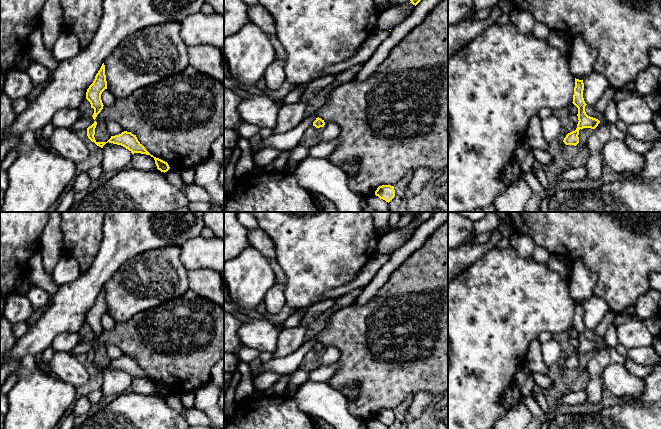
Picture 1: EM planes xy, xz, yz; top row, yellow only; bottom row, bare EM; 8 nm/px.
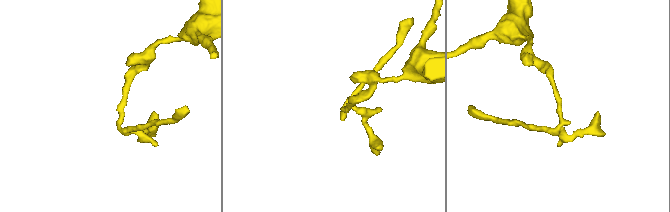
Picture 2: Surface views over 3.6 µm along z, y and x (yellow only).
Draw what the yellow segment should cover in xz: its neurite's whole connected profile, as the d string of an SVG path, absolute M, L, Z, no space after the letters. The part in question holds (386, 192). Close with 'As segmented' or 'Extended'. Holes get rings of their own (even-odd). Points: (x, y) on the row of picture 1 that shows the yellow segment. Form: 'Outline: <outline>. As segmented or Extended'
Outline: M391 185L379 186L375 191L375 195L389 203L395 197L394 186Z. As segmented

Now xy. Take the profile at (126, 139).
Outline: M94 121L94 123L93 123L91 126L89 126L89 127L87 128L87 136L88 136L88 138L89 138L92 142L94 142L97 146L103 148L103 146L104 146L106 143L108 143L108 142L109 142L109 143L113 143L113 144L117 144L117 145L121 145L121 146L125 147L126 149L128 149L132 154L134 154L134 153L141 153L141 154L146 154L146 155L150 155L151 157L153 157L154 160L155 160L155 164L156 164L156 166L157 166L157 169L160 170L161 172L164 172L164 173L165 173L165 172L167 172L167 171L170 169L170 167L169 167L169 165L168 165L167 162L165 162L165 161L163 161L163 160L161 160L161 159L159 159L159 158L156 158L156 157L154 157L153 155L151 155L151 154L145 149L145 147L138 141L136 135L132 134L131 132L124 131L124 132L122 132L122 133L119 134L119 135L111 136L111 138L110 138L107 142L97 142L97 141L95 140L95 137L94 137L96 125L97 125L97 122Z. As segmented

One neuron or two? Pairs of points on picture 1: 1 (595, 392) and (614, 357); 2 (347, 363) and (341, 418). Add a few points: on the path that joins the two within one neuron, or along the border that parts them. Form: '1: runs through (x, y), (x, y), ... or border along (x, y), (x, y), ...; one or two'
1: runs through (595, 382), (595, 370), (604, 361); one
2: border along (347, 401), (347, 409), (355, 417); two

